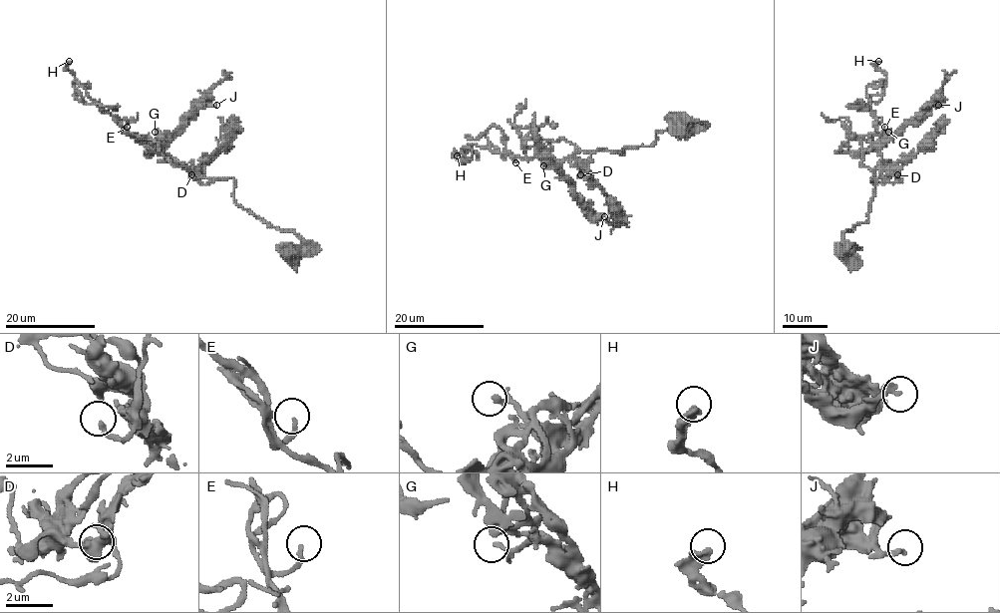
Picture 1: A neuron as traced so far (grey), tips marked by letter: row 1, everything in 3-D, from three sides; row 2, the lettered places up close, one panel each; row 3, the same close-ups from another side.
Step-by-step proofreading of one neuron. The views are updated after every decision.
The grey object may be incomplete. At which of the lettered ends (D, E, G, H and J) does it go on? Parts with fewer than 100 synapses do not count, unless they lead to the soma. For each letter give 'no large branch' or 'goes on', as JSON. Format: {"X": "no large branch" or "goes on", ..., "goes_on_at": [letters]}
{"D": "no large branch", "E": "goes on", "G": "no large branch", "H": "no large branch", "J": "no large branch", "goes_on_at": ["E"]}

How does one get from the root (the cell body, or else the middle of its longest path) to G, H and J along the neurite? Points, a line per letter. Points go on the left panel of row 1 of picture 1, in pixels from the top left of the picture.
G: (288, 250), (303, 241), (292, 231), (242, 208), (232, 178), (197, 177), (163, 154), (155, 132)
H: (288, 250), (303, 241), (242, 208), (232, 178), (197, 177), (129, 136), (90, 99), (66, 69), (69, 61)
J: (288, 250), (303, 241), (242, 208), (233, 196), (232, 178), (197, 177), (161, 153), (206, 99), (216, 105)

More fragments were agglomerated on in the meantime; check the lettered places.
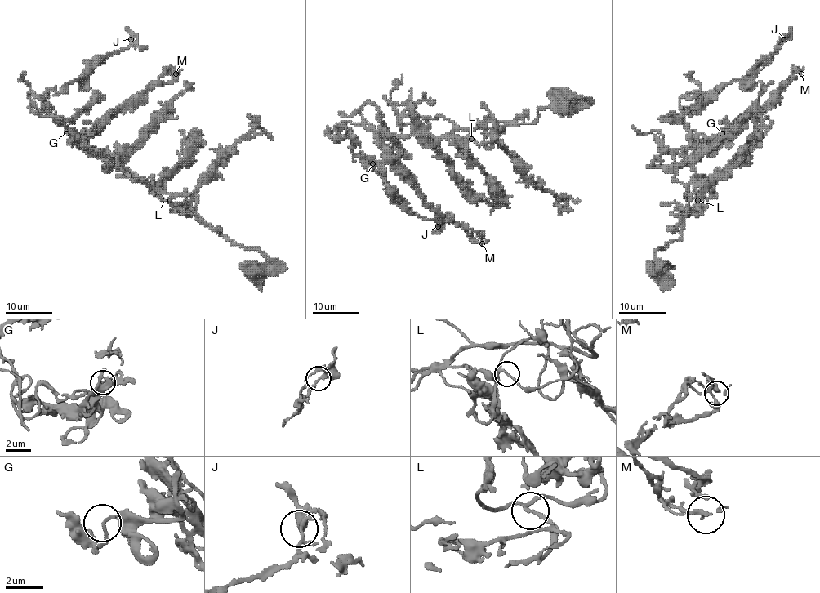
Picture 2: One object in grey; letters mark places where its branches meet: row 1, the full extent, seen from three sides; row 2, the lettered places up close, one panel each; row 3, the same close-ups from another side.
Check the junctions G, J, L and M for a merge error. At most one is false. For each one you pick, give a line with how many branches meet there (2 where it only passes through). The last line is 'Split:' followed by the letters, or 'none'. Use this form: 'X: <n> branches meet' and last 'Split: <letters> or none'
Split: none

